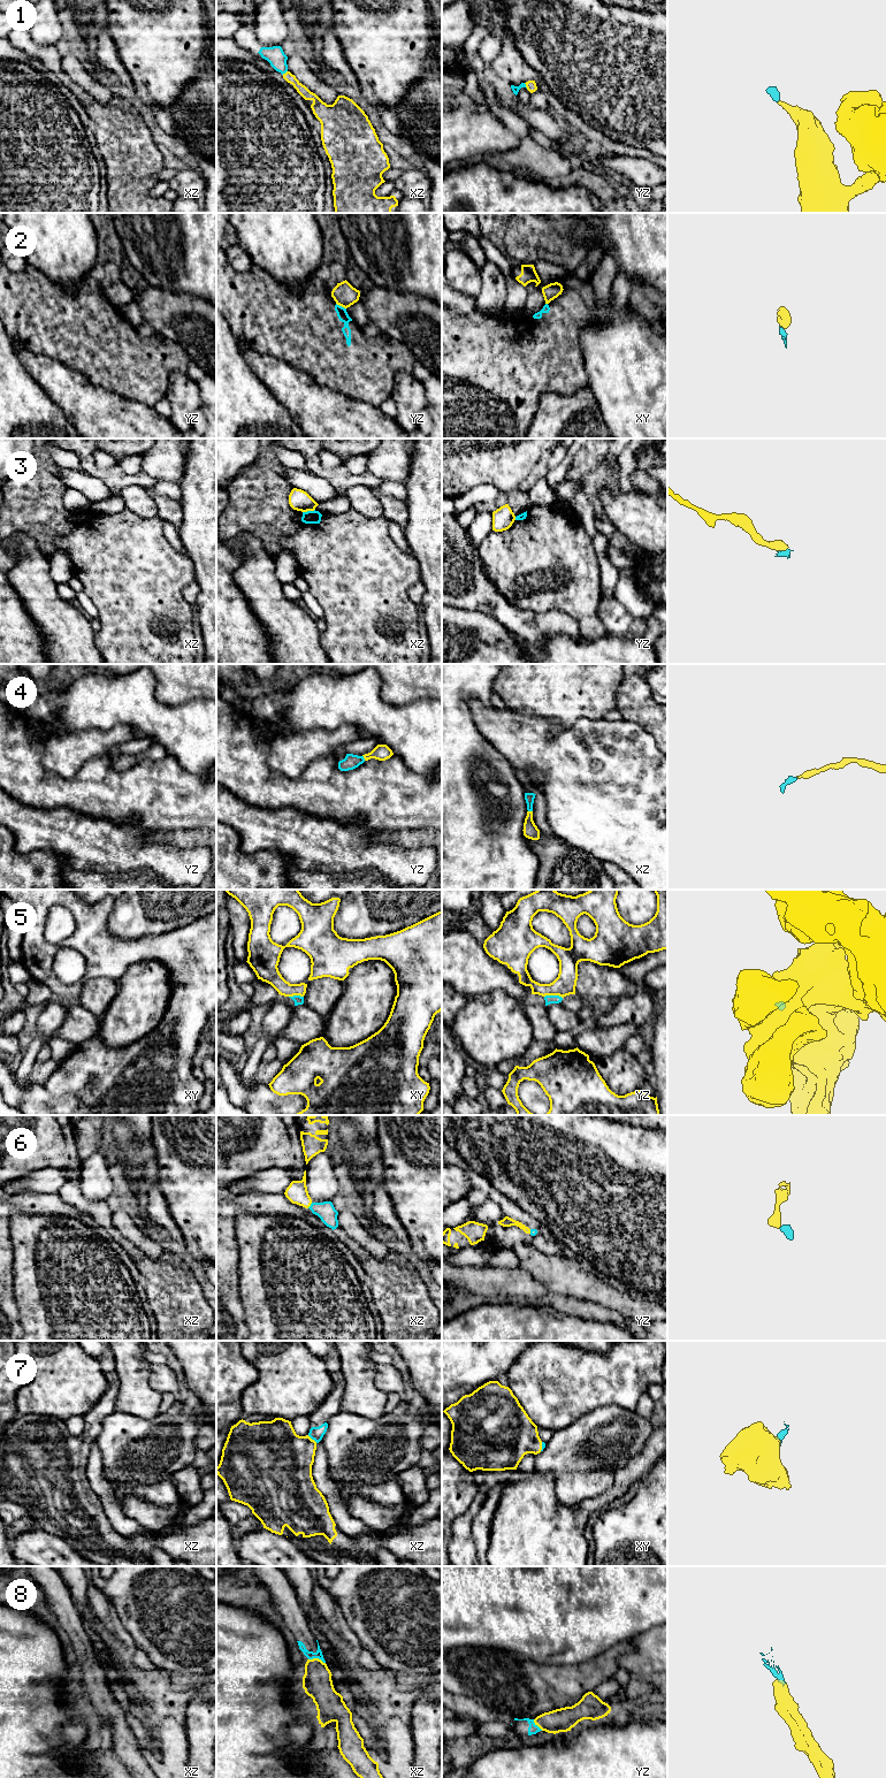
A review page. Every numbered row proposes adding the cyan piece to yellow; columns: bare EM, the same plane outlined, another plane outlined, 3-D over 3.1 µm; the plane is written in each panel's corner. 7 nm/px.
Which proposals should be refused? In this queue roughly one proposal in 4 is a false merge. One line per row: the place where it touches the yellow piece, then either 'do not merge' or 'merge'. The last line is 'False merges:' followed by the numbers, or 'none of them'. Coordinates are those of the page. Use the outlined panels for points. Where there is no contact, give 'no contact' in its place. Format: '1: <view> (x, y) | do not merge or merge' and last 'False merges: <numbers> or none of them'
1: yz (526, 85) | merge
2: yz (341, 305) | do not merge
3: xz (308, 510) | do not merge
4: yz (364, 757) | merge
5: yz (554, 994) | do not merge
6: xz (310, 1205) | merge
7: xz (311, 1439) | merge
8: xz (317, 1658) | merge
False merges: 2, 3, 5

